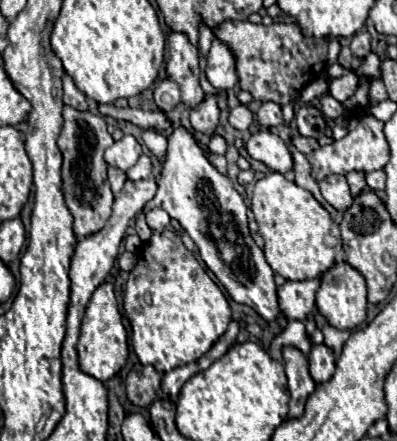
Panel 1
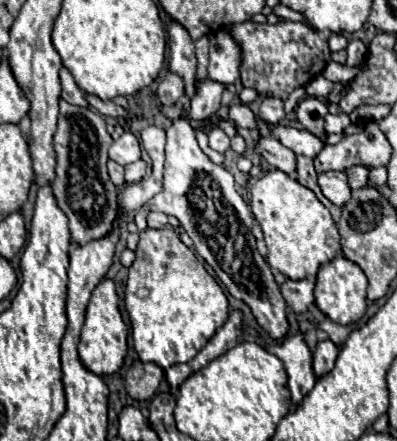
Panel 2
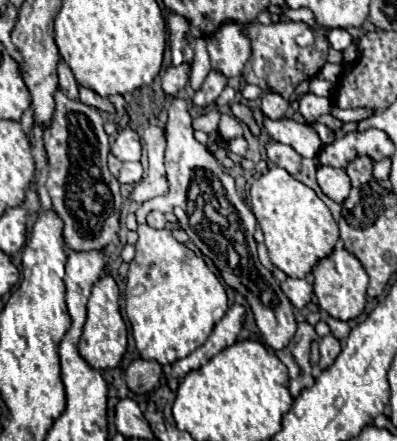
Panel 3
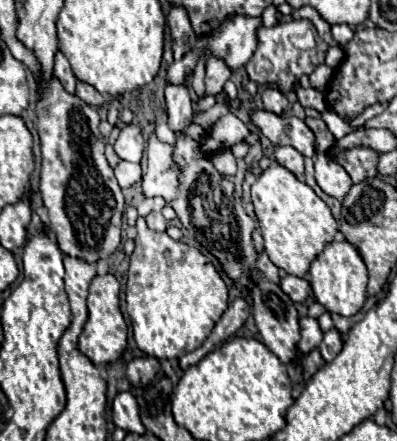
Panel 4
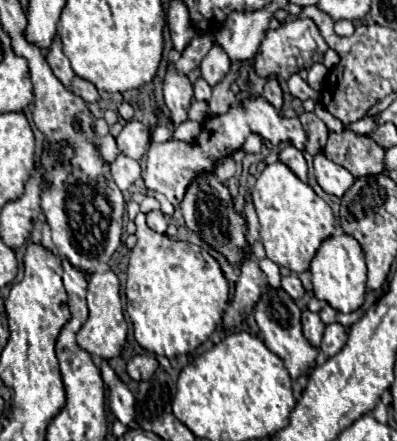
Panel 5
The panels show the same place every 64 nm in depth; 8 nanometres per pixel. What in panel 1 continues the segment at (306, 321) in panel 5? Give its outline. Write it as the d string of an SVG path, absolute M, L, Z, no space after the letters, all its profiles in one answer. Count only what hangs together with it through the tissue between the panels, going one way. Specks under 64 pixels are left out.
M284 346L282 348L282 360L284 360L284 370L288 376L288 390L290 390L290 412L288 418L300 416L304 412L304 404L308 396L314 392L316 384L308 372L308 356L302 354L294 346Z

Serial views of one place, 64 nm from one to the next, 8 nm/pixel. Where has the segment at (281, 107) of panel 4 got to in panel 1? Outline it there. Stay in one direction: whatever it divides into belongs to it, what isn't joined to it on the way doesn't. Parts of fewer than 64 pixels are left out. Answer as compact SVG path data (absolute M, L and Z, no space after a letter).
M264 102L260 106L260 110L256 112L256 118L258 118L258 122L262 124L264 130L274 128L274 126L282 124L282 108L276 102Z

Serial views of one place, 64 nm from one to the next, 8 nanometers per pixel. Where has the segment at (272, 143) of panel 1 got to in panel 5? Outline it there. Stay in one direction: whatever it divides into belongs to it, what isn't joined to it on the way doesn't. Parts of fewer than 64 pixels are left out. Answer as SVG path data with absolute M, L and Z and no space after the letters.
M286 146L280 152L280 162L284 162L302 182L308 182L308 166L302 152L296 146Z

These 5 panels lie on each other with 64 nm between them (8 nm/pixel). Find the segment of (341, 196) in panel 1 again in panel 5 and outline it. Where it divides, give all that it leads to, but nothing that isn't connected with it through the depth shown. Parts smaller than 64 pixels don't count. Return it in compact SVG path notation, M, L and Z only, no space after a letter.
M316 154L314 158L314 170L316 170L316 180L326 190L328 194L342 196L354 182L354 176L340 164L330 162L324 154Z

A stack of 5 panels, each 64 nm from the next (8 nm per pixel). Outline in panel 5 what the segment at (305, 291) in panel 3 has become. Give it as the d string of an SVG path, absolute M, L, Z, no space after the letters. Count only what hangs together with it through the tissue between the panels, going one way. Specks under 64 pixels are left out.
M290 274L290 276L284 276L282 278L282 288L294 298L294 300L298 300L302 294L304 294L304 288L302 288L302 282L298 280L298 276L296 274Z

